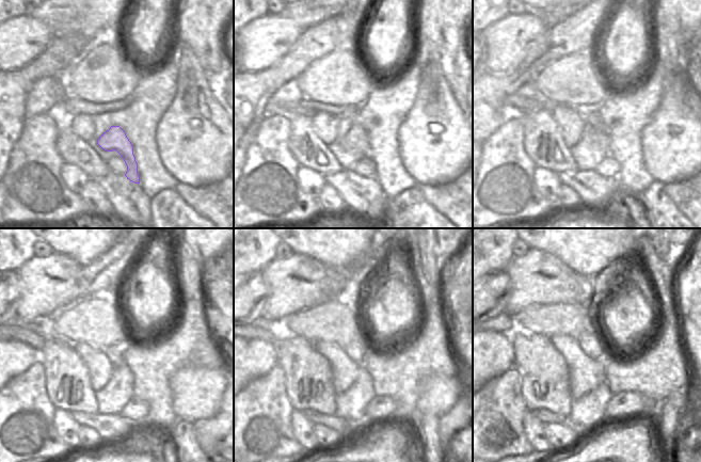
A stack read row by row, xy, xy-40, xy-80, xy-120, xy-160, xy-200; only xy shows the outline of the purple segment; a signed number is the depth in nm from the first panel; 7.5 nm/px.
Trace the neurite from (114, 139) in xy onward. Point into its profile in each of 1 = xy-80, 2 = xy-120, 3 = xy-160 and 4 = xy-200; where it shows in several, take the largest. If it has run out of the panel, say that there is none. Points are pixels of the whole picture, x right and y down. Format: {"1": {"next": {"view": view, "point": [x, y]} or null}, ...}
{"1": {"next": {"view": "xy-80", "point": [593, 118]}}, "2": {"next": {"view": "xy-120", "point": [114, 354]}}, "3": {"next": {"view": "xy-160", "point": [355, 350]}}, "4": {"next": {"view": "xy-200", "point": [595, 348]}}}

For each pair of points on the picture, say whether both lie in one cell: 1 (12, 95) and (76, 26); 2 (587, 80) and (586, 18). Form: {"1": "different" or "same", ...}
{"1": "different", "2": "different"}

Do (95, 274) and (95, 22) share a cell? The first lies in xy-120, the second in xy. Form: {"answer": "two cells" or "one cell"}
{"answer": "two cells"}

